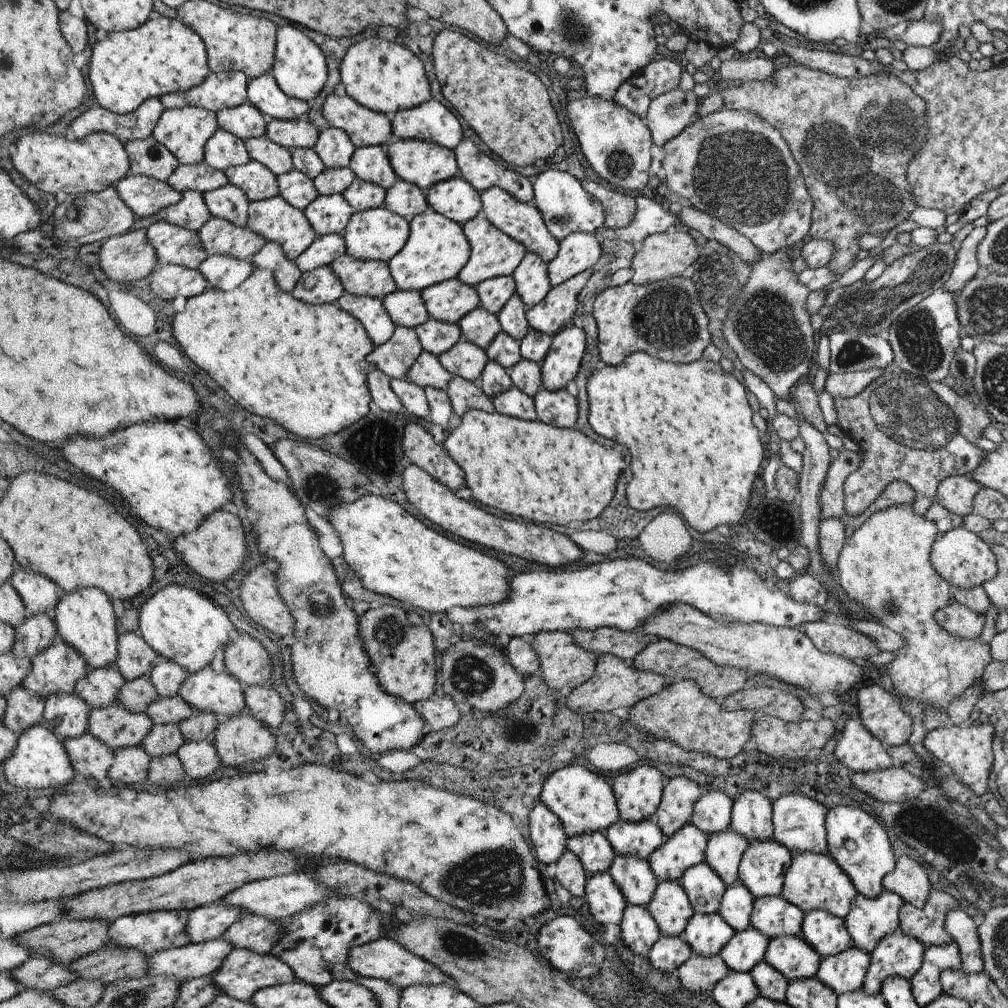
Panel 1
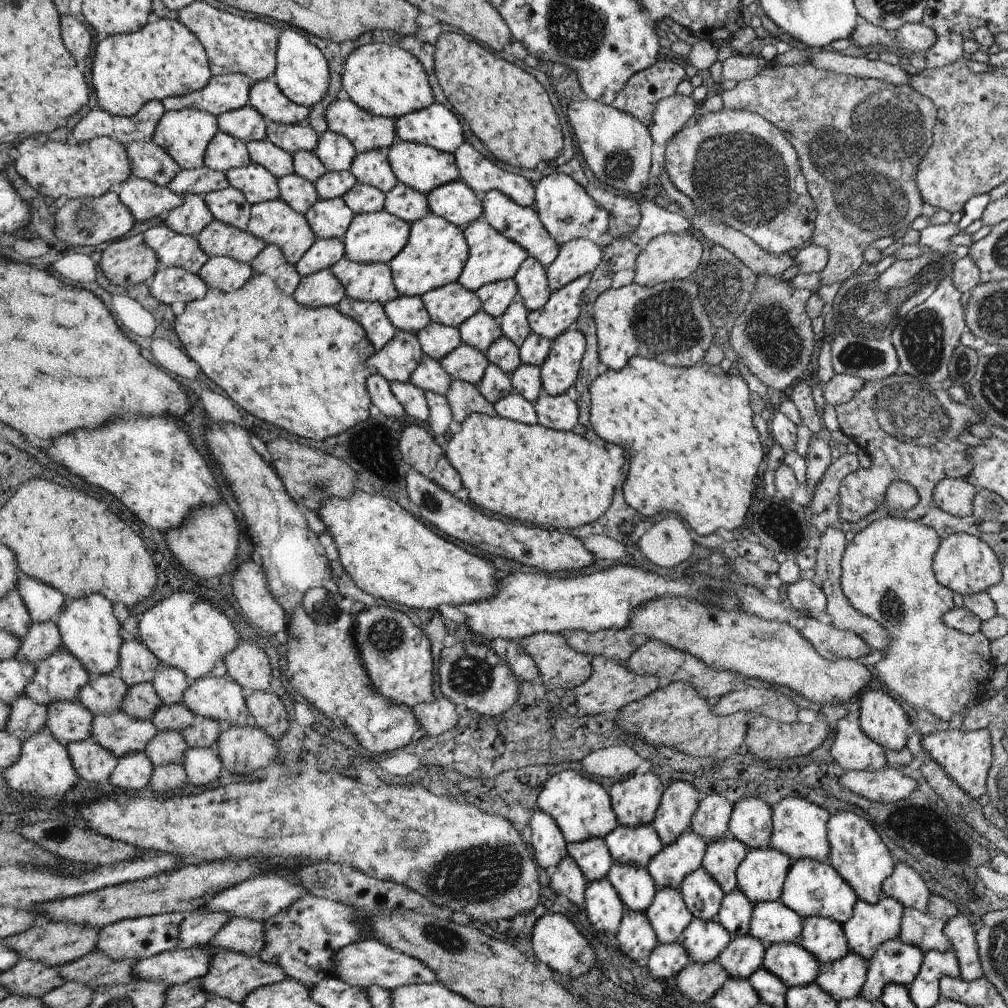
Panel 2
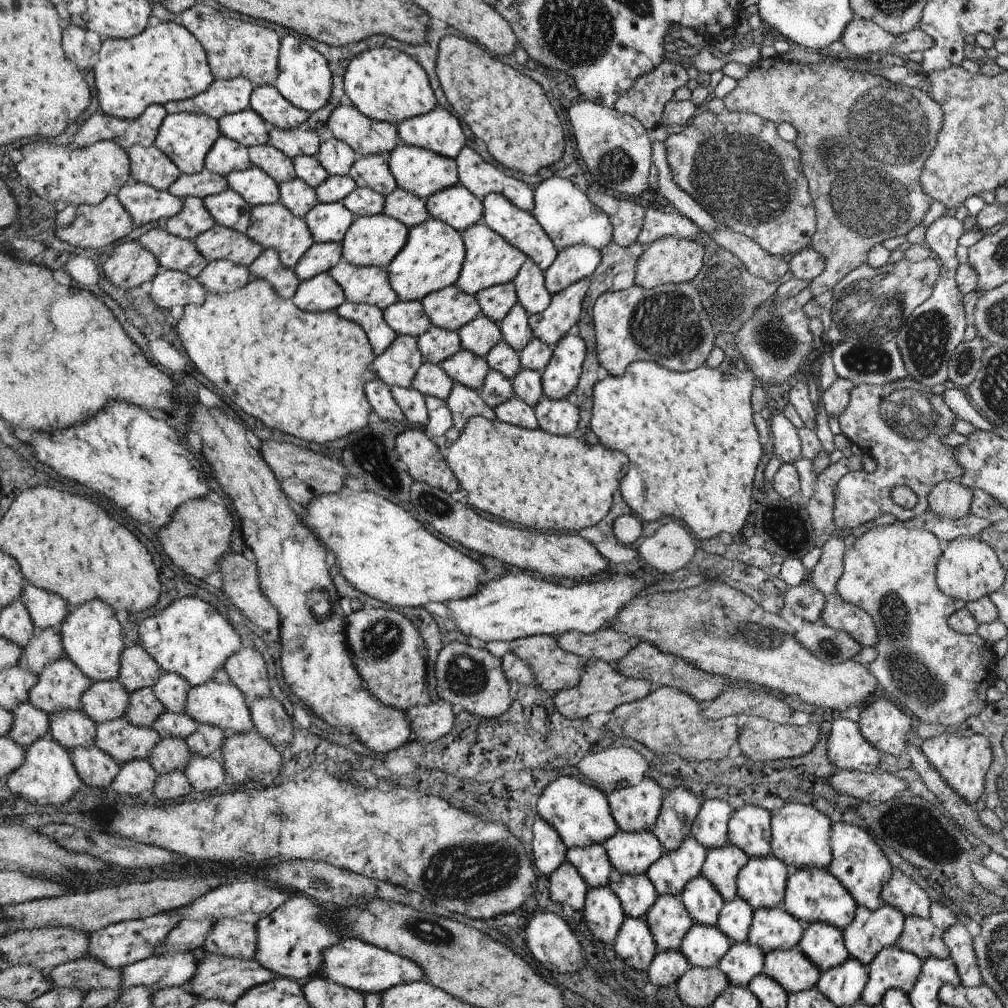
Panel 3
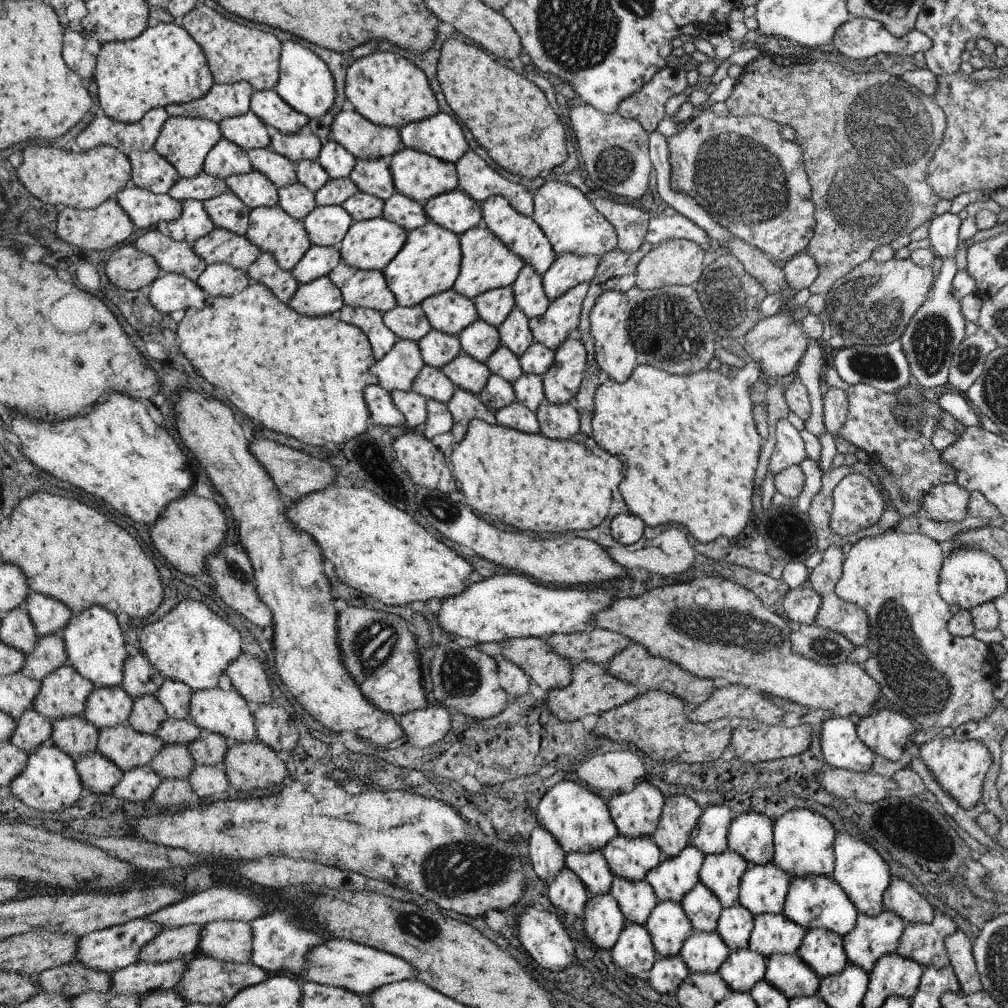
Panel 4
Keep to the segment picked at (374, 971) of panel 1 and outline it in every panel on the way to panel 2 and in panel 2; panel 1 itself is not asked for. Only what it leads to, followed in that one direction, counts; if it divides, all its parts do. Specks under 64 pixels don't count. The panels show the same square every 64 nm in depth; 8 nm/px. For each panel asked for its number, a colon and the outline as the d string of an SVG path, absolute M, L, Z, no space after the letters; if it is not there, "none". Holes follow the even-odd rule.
2: M373 938L349 944L343 950L339 950L339 954L335 956L335 972L337 972L339 980L343 980L351 986L357 986L357 988L381 986L387 990L395 990L395 988L403 988L403 986L439 982L435 972L431 968L427 968L427 964L423 964L421 960L411 958L379 940L373 940Z

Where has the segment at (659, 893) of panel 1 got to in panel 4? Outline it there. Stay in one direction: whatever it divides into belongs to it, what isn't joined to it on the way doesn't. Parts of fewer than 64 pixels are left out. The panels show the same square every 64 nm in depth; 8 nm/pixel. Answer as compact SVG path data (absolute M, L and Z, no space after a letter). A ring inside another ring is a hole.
M659 902L645 922L651 934L657 956L677 956L685 940L693 934L689 916L685 914L681 902Z

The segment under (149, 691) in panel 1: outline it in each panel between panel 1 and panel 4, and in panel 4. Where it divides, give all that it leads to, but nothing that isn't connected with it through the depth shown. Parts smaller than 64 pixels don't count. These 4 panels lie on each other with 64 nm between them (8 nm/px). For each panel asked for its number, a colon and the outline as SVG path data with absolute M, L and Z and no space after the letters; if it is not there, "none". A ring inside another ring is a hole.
2: M151 682L135 684L127 688L123 700L121 700L121 712L129 714L137 720L151 720L153 712L161 706L161 698L155 692L155 686Z
3: M141 688L129 694L125 718L141 728L151 728L151 724L165 712L165 706L159 702L151 688Z
4: M141 696L133 700L133 708L127 718L127 724L141 734L155 736L155 732L165 720L167 720L167 712L163 704L159 704L155 696Z

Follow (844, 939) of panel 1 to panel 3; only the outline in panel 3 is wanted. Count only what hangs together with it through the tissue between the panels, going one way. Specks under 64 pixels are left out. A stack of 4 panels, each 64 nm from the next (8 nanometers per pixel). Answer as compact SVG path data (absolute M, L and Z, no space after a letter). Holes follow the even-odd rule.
M811 922L805 926L797 948L819 968L819 972L837 968L849 958L843 932L831 924Z

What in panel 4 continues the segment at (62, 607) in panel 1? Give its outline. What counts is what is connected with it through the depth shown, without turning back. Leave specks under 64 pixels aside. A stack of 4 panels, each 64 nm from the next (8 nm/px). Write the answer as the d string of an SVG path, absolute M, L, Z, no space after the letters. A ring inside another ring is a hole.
M91 606L87 612L73 614L67 626L61 630L61 640L67 650L67 664L73 666L95 688L117 688L123 682L125 644L121 638L115 614L101 606Z

